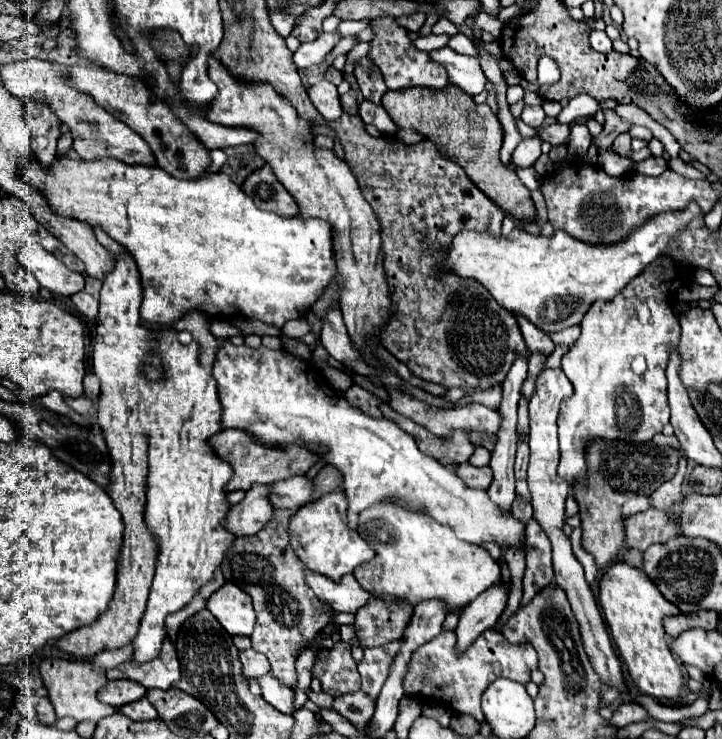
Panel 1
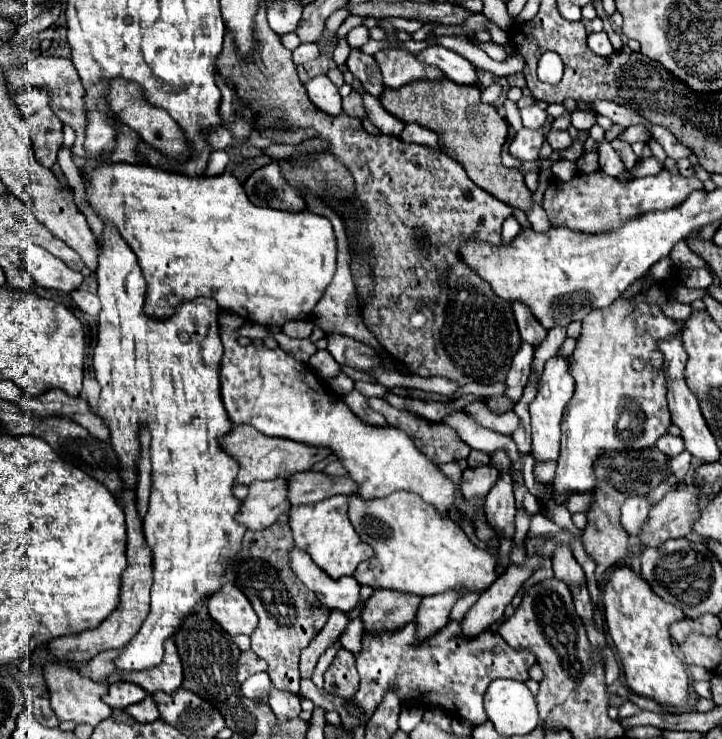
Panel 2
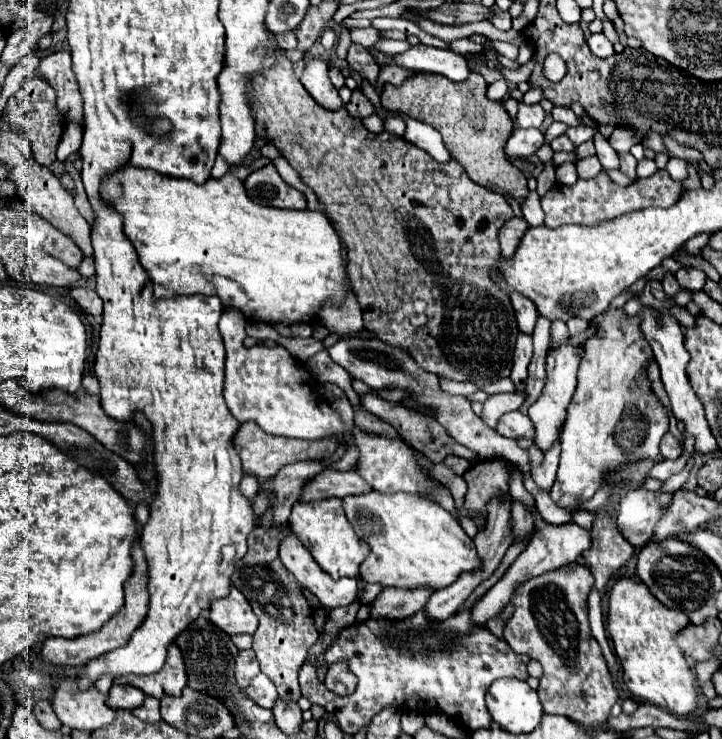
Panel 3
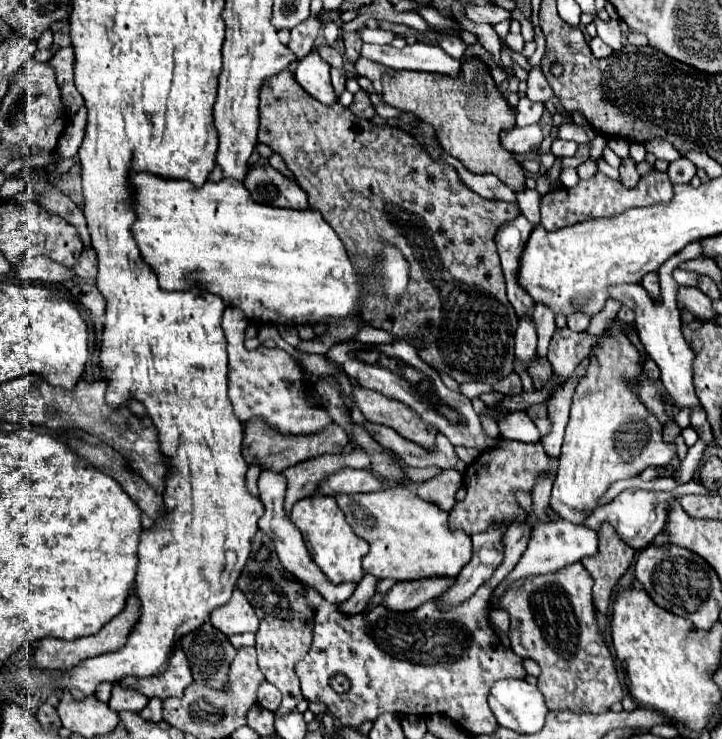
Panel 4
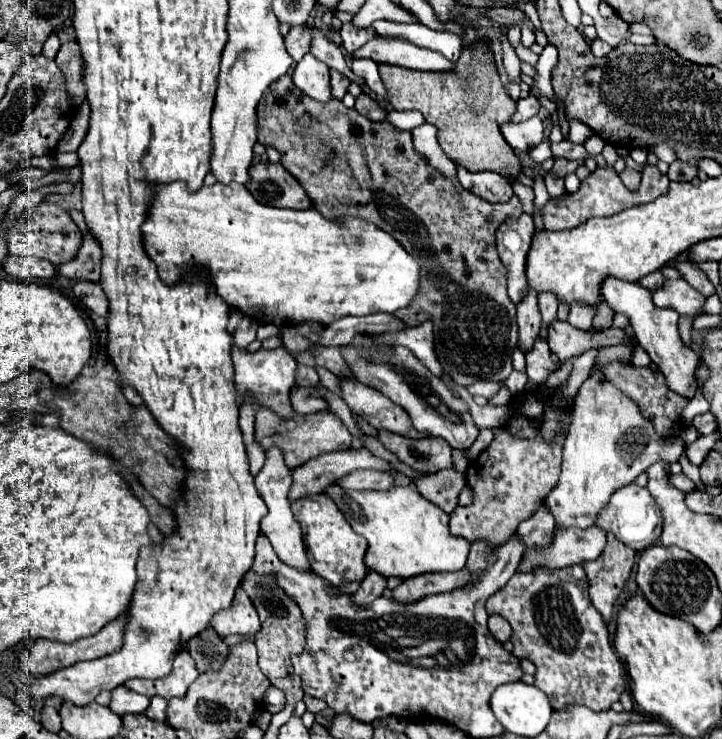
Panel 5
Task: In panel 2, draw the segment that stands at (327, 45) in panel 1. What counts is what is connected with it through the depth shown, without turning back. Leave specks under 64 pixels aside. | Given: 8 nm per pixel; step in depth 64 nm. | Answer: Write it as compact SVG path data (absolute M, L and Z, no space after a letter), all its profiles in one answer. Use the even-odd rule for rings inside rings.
M348 16L348 18L344 20L344 24L340 26L340 30L338 30L338 38L344 38L352 28L360 26L362 22L364 22L364 18L362 18L362 16ZM300 44L294 52L292 52L296 64L306 64L310 62L312 58L318 56L318 46L316 44Z

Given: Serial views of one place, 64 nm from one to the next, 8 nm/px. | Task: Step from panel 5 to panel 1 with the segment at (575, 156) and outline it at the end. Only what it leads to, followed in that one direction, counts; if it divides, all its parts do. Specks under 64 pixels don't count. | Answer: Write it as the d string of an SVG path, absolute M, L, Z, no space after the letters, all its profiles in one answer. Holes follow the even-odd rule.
M550 124L546 128L540 128L538 134L552 146L564 146L564 144L568 144L568 130L570 130L570 126L566 126L566 124Z

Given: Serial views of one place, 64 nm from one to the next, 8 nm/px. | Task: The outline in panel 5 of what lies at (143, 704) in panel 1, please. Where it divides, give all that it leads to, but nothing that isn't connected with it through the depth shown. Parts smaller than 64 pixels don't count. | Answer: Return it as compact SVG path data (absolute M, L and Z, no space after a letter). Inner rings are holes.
M154 696L148 710L144 712L150 720L156 720L156 722L166 722L166 700L164 698L158 698Z

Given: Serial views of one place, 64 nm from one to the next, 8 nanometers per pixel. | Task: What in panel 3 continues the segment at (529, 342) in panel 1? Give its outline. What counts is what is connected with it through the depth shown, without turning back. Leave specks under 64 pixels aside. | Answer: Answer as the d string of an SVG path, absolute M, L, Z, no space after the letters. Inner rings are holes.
M510 292L510 300L512 300L512 306L516 310L520 330L526 332L526 334L532 334L534 324L536 324L536 306L534 306L534 302L530 302L530 298L524 298L518 292Z

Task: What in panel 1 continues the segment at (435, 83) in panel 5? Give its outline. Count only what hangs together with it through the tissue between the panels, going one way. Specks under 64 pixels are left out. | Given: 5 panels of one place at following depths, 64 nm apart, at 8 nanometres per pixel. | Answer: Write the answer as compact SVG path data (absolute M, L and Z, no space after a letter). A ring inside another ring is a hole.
M448 84L442 90L432 88L406 88L406 90L388 90L382 98L384 110L398 128L414 128L432 140L440 154L458 162L468 178L490 198L496 200L508 214L516 220L532 220L536 214L530 190L520 182L516 170L506 168L500 162L500 146L504 138L502 124L498 116L490 110L488 104L476 104L470 94L462 92L458 86Z

